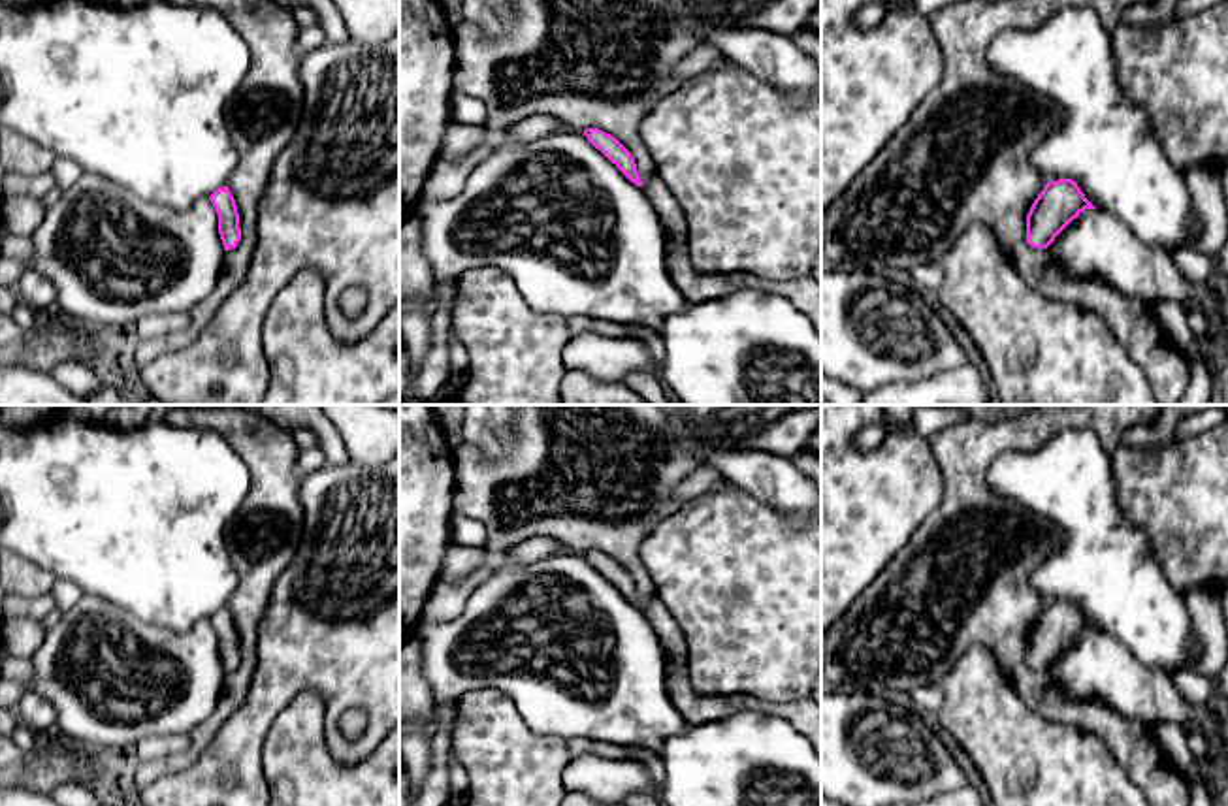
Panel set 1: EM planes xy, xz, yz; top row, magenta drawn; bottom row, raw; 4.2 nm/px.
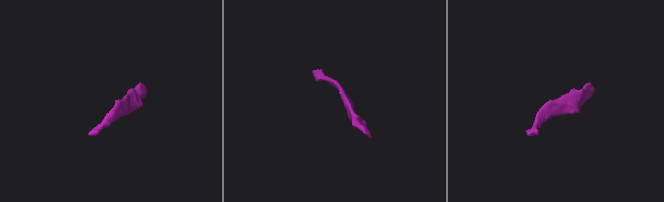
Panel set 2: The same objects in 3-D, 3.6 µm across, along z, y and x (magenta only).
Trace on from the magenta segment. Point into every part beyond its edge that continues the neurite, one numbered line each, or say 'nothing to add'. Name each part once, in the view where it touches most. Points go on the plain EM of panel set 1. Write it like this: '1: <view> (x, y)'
nothing to add

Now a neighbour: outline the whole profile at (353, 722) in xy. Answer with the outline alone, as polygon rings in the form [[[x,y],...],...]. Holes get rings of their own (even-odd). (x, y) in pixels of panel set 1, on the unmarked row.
[[[358,710],[343,714],[339,729],[347,738],[358,738],[364,733],[365,717]]]

